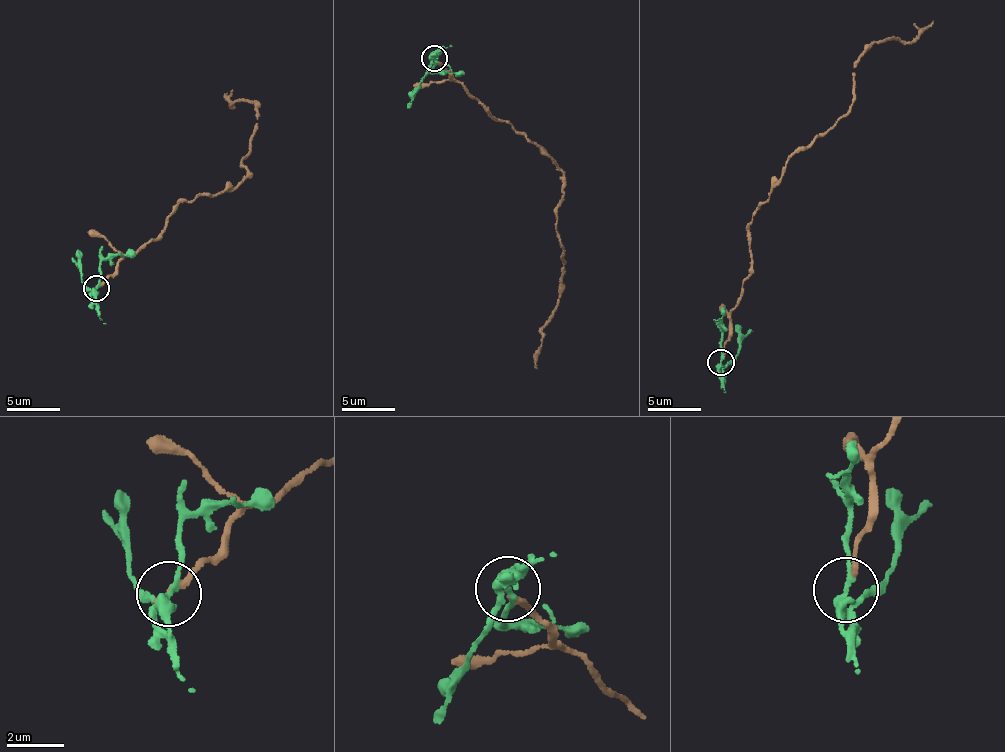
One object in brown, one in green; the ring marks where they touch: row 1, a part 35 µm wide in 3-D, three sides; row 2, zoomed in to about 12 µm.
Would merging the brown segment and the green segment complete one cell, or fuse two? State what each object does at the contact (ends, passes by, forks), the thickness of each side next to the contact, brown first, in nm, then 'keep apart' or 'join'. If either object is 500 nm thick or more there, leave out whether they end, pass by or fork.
brown ends there; green forks there; 140 nm thick on the brown side, 240 nm on the other; keep apart

